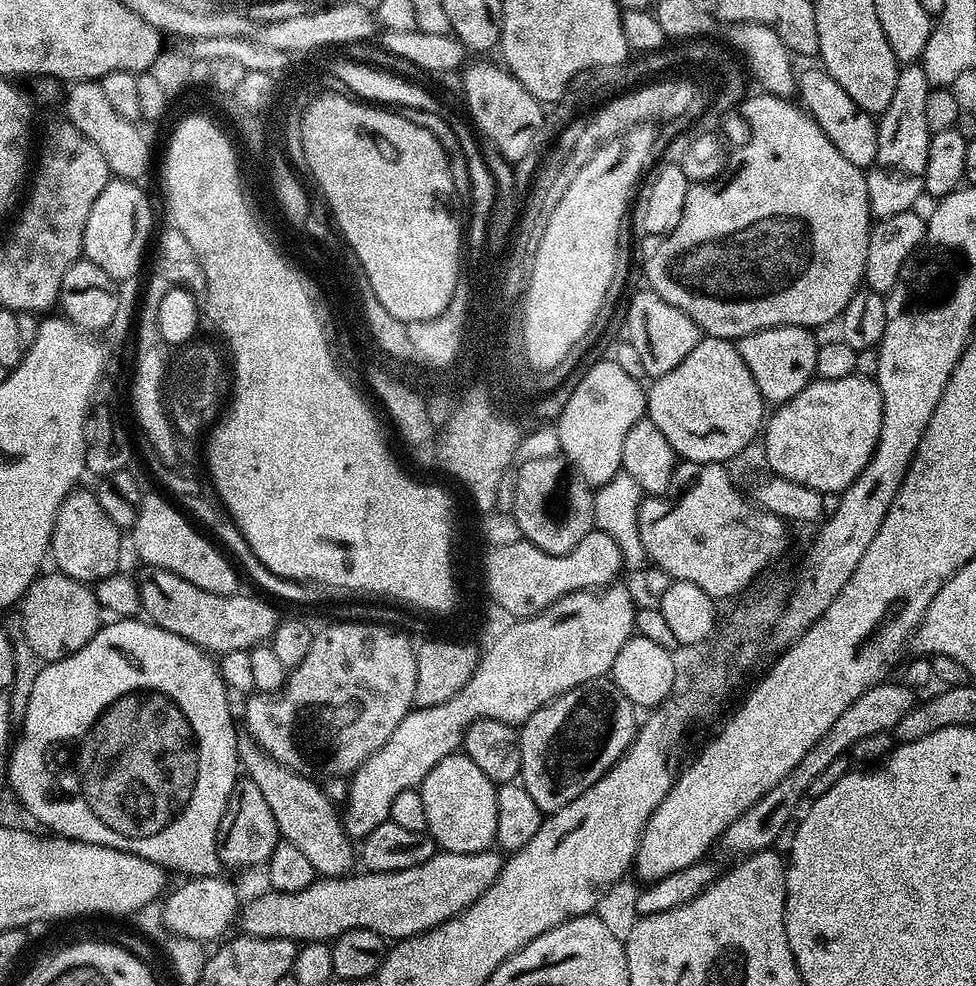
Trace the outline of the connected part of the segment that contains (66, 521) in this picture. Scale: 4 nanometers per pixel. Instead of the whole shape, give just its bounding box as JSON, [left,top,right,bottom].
[51,490,122,582]

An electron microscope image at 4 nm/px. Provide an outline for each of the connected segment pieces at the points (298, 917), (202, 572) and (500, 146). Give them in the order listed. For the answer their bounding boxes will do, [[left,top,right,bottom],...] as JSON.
[[238,851,502,942],[130,495,241,596],[462,63,544,162]]

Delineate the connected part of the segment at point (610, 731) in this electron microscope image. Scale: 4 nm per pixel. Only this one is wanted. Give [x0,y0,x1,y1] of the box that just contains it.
[518,678,636,814]

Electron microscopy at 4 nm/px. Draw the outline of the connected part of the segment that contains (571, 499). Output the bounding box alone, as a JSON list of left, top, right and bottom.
[511,455,594,556]

